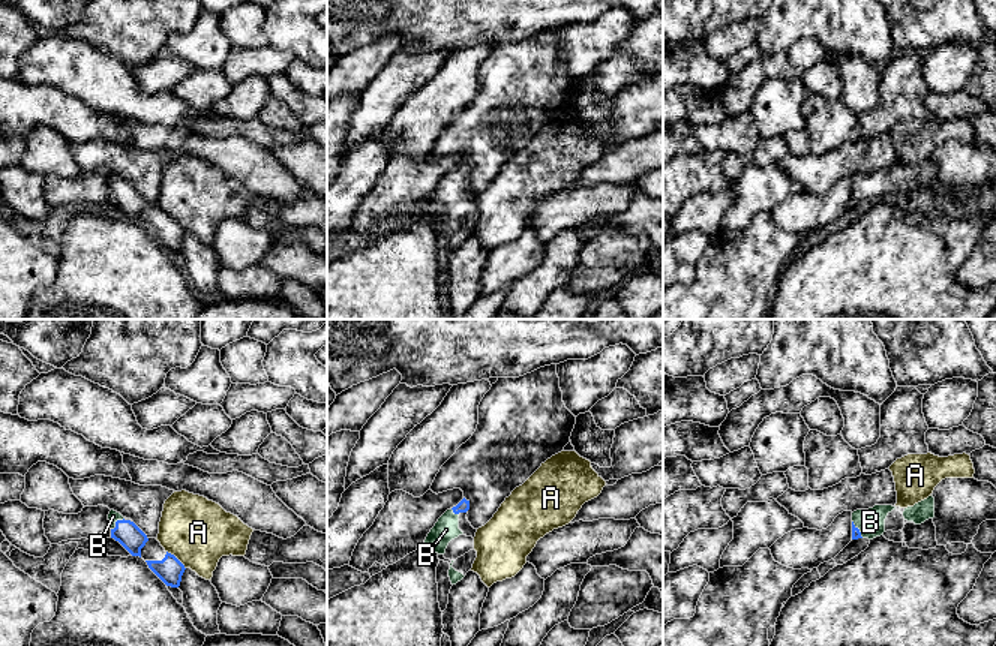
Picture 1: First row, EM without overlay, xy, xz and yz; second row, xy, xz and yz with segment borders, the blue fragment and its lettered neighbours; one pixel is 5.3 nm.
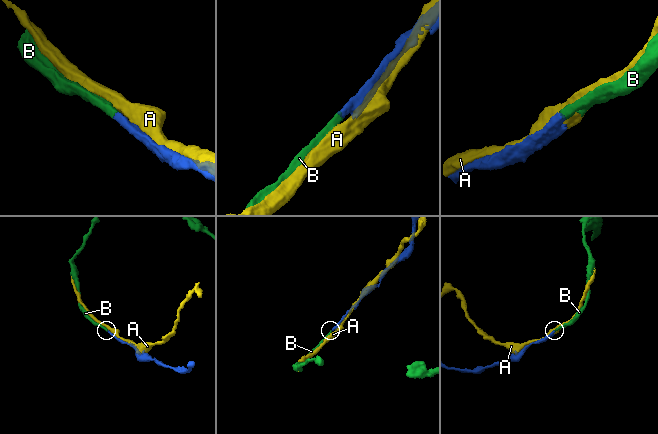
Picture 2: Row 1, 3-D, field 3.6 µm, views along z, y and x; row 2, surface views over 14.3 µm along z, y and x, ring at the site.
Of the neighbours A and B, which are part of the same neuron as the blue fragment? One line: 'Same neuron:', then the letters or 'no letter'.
Same neuron: B

